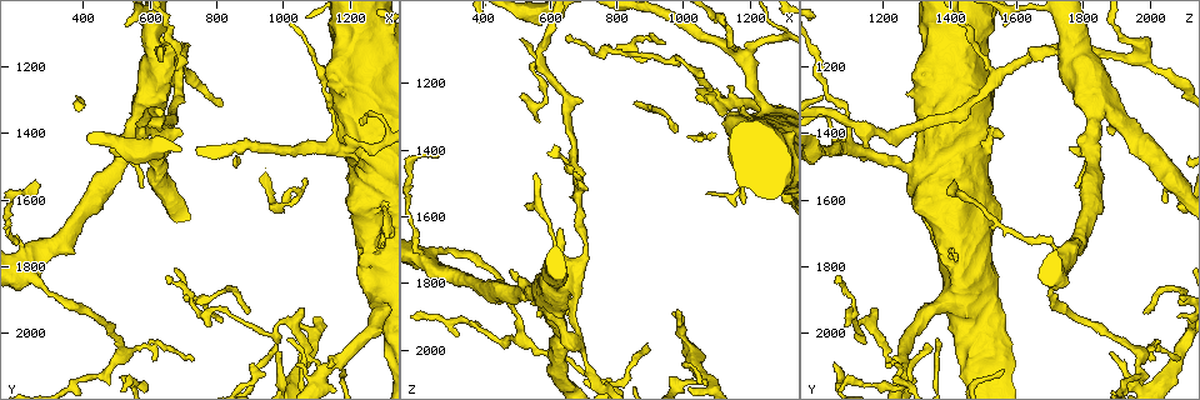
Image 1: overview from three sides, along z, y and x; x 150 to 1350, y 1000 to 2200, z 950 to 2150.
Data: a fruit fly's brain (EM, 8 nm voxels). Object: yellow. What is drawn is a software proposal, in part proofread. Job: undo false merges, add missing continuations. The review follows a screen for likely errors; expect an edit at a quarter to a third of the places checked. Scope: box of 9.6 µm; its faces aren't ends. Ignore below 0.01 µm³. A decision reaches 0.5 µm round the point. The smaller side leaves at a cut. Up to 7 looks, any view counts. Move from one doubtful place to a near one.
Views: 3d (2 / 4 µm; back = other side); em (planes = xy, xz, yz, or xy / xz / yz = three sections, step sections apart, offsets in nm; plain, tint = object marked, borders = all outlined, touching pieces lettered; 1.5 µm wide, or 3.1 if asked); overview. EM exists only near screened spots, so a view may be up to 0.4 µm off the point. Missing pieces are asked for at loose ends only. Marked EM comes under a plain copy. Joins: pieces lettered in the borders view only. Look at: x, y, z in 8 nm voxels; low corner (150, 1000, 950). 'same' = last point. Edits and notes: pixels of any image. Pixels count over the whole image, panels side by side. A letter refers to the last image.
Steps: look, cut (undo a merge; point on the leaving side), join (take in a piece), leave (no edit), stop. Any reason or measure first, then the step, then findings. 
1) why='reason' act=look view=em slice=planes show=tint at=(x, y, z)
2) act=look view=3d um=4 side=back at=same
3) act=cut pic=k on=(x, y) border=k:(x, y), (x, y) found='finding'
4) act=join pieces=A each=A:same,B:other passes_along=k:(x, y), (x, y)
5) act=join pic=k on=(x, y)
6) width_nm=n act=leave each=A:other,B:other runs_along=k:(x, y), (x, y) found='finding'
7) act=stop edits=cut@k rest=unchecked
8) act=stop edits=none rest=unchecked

why='branch stops here' act=look view=3d um=2 at=(520, 2130, 1230)

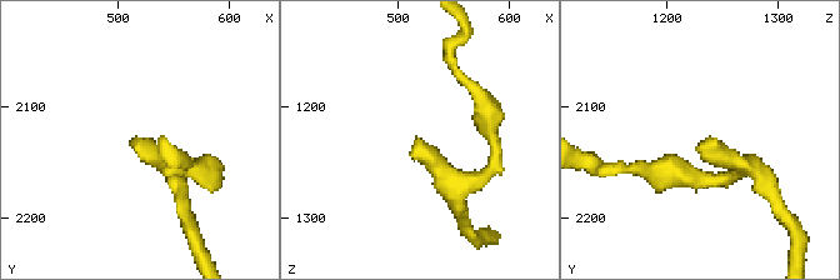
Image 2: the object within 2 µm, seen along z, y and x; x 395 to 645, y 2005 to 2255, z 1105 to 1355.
why='shape alone is not enough' act=look view=em slice=xy step=8 show=tint at=(516, 2132, 1230)

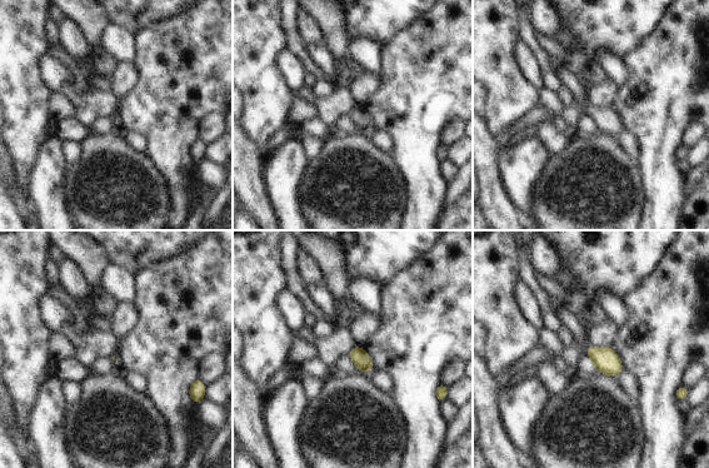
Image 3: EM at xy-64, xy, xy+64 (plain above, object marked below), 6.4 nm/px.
why='another direction' act=look view=em slice=planes show=borders at=same

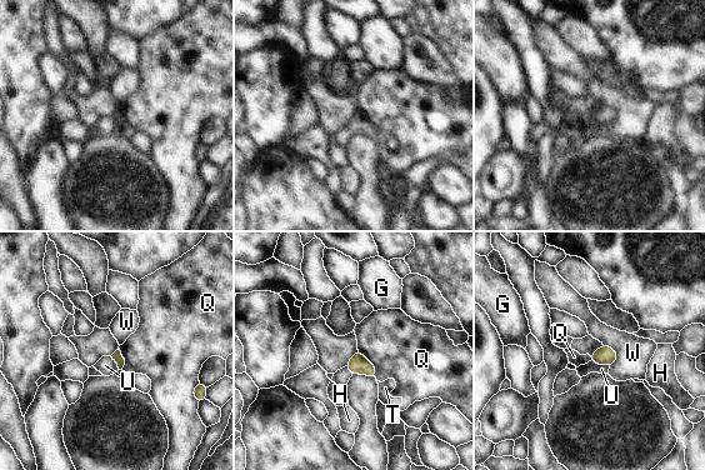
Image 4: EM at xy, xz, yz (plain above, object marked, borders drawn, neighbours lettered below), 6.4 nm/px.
act=leave each=G:other,H:other,Q:other,T:other,U:other,W:other border=4:(358, 349), (374, 366), (376, 378) found='no lettered piece goes on from it'

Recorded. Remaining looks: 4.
why='abrupt turn' act=look view=3d um=2 at=(750, 1940, 1120)

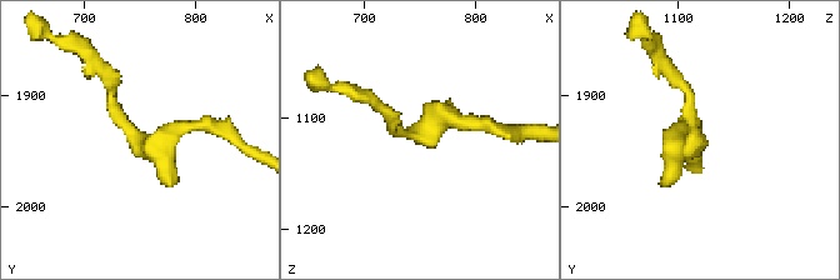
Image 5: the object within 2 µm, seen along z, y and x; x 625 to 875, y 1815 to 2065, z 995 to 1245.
act=look view=em slice=xy step=4 show=tint at=(748, 1938, 1112)

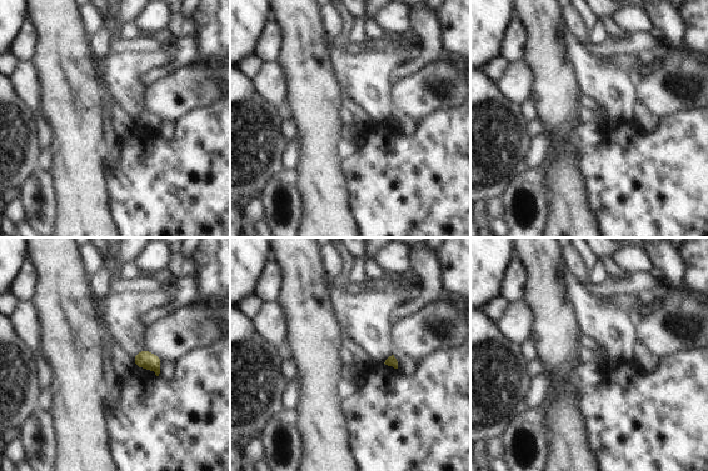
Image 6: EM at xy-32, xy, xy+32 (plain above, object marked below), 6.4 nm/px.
why='another direction' act=look view=em slice=planes show=borders at=same

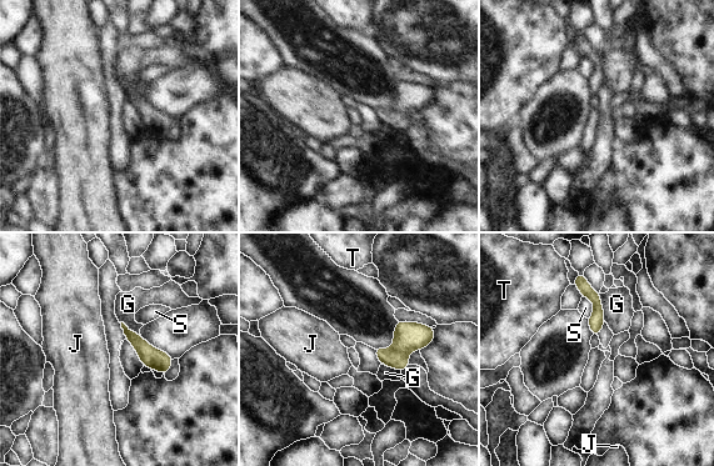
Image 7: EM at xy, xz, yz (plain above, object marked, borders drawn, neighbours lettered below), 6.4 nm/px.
act=leave each=G:other,J:other,S:other,T:other found='all the same cell'

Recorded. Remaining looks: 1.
act=stop edits=none rest=unchecked

